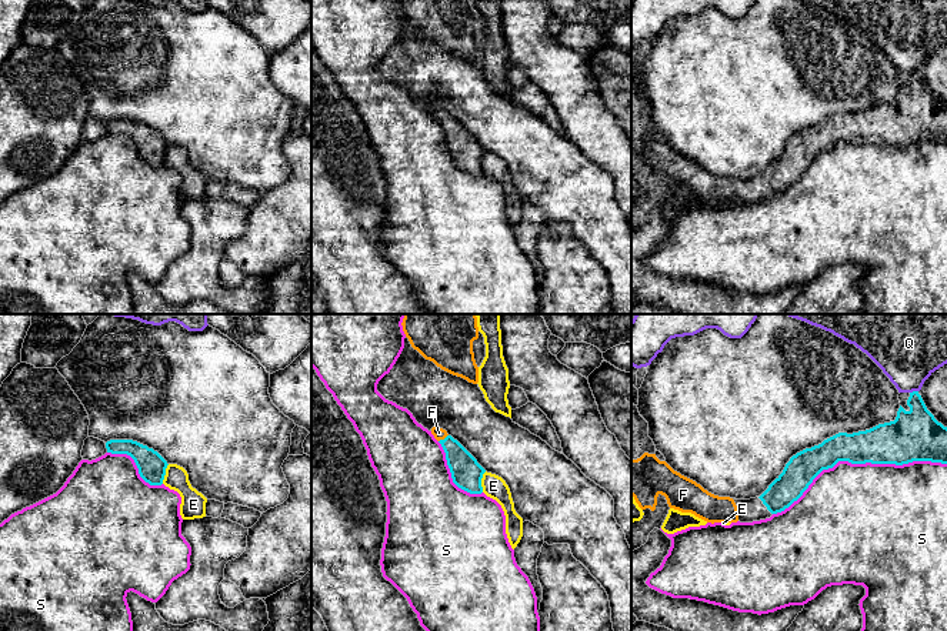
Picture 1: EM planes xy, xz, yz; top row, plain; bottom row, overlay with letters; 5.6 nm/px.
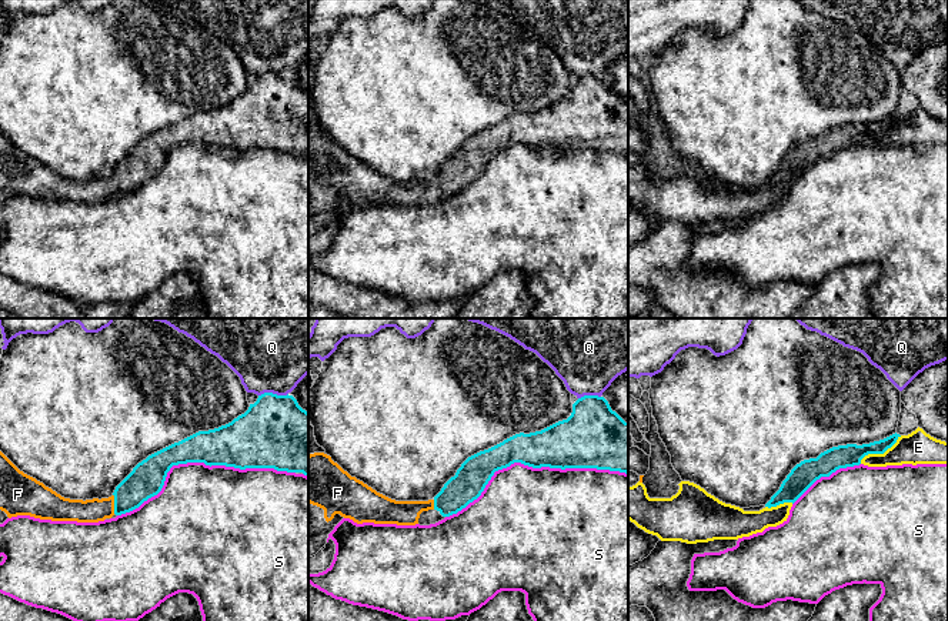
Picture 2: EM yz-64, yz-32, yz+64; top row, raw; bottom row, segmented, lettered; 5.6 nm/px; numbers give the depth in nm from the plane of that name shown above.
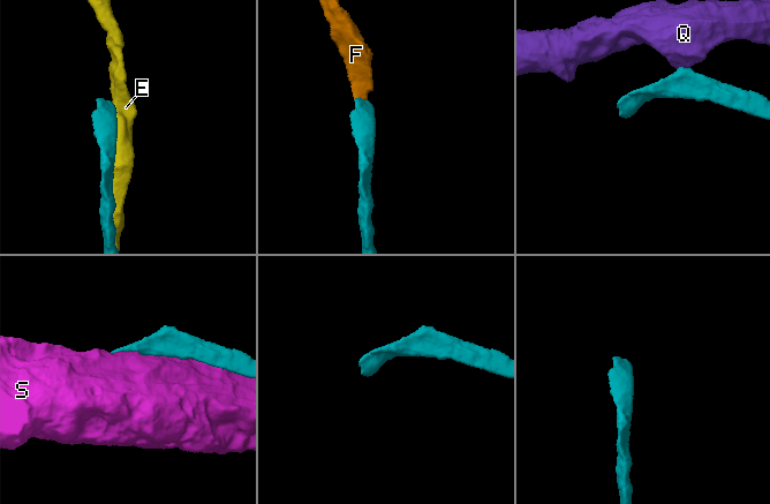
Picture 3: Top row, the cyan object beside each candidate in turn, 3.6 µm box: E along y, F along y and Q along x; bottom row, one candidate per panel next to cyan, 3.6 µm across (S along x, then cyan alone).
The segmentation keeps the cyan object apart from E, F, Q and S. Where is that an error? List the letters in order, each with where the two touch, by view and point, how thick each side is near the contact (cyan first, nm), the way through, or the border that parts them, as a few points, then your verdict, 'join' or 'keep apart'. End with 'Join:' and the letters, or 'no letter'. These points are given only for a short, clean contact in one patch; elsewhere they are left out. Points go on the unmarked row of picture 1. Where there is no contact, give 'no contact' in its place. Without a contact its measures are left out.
E: meets cyan in xz at (480, 162); 170 nm thick on the cyan side, 130 nm on the other; keep apart
F: meets cyan in xz at (444, 119); 170 nm thick on the cyan side, 70 nm on the other; runs through xz (466, 153), (454, 130), (444, 119), (439, 113); join
Q: meets cyan in yz at (913, 72); 280 nm thick on the cyan side, 360 nm on the other; border along yz (917, 70), (910, 73); keep apart
S: meets cyan in yz at (857, 143); 240 nm thick on the cyan side, 500 nm on the other; keep apart
Join: F

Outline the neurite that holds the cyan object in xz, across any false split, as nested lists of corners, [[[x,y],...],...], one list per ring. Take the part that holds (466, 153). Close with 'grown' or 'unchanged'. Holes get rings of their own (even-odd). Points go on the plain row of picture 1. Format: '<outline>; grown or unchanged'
[[[434,106],[431,114],[446,133],[453,163],[470,174],[481,174],[481,158],[486,150],[457,120],[449,116],[446,110]]]; grown

